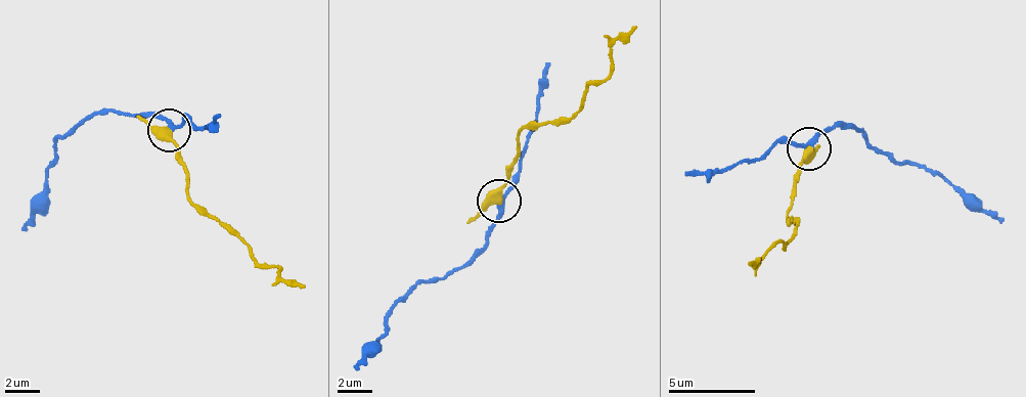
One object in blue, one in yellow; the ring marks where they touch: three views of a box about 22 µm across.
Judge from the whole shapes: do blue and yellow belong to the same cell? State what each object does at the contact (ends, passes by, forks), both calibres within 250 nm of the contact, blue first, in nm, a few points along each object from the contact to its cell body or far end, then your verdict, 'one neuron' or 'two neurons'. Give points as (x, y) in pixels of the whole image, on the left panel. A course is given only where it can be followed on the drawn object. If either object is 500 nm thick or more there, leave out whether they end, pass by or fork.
blue passes by | yellow passes by | 280/440 nm | blue via (168, 132), (168, 122), (150, 116), (93, 112), (58, 138), (44, 196), (23, 227) | yellow via (168, 132), (185, 166), (189, 200), (247, 245), (255, 262), (277, 266), (277, 277), (303, 289) | two neurons

